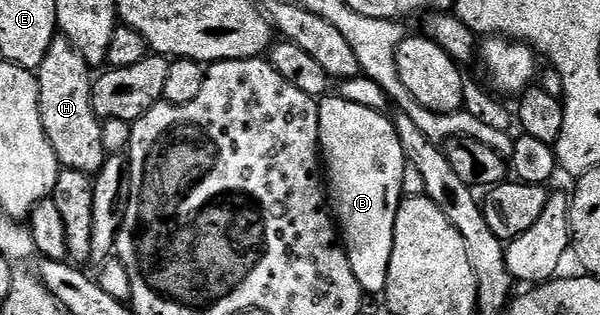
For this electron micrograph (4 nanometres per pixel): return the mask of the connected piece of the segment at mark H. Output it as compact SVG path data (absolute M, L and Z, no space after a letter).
M56 36L44 60L38 65L36 73L40 88L40 120L44 124L48 144L52 144L52 152L56 152L59 167L97 176L100 168L106 163L108 155L104 148L104 136L102 135L103 119L98 118L92 108L92 88L95 75L92 73L88 60L80 56L80 52L67 38Z

